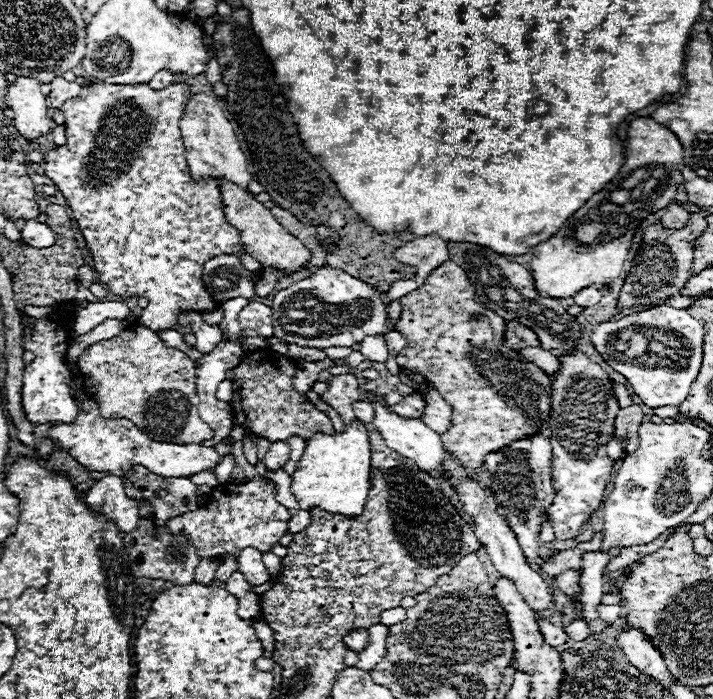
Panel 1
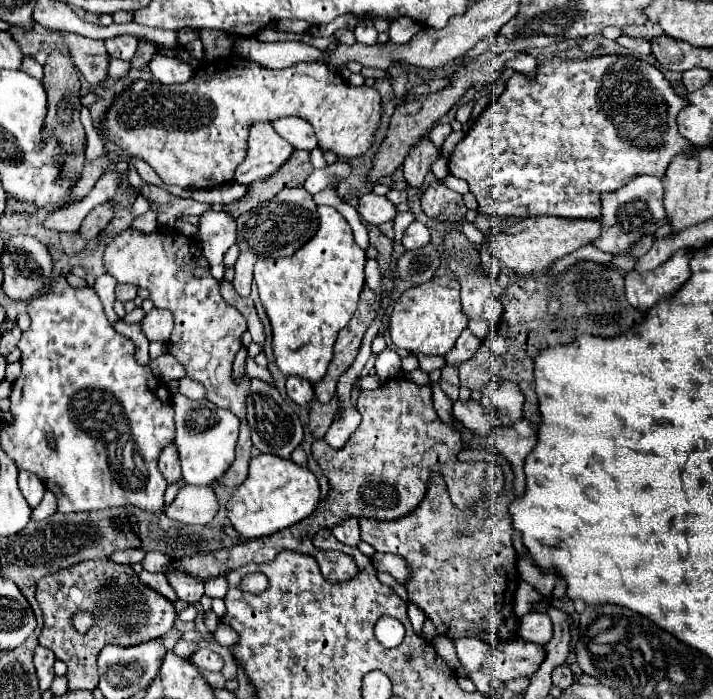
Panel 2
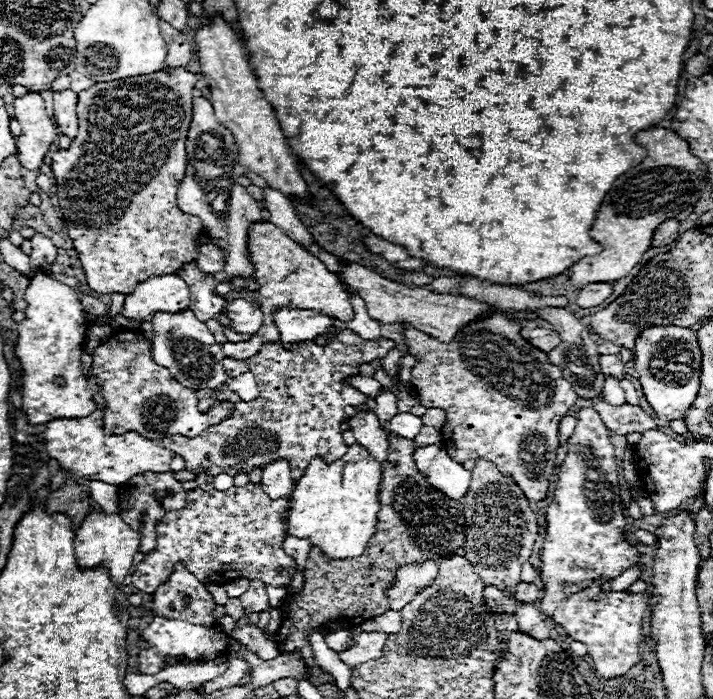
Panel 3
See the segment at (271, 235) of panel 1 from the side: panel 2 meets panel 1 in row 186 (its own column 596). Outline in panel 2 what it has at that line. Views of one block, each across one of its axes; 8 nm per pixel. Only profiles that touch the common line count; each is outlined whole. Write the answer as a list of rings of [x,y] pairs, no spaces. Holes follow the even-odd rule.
[[[536,216],[536,218],[524,218],[514,226],[506,228],[502,234],[494,236],[492,250],[502,260],[502,264],[512,268],[516,274],[530,274],[550,266],[558,258],[586,244],[592,244],[598,236],[600,236],[598,220],[568,220],[556,216]]]

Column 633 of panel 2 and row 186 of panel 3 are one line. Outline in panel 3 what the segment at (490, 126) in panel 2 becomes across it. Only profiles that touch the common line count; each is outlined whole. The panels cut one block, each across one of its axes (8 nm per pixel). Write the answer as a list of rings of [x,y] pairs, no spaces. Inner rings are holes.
[[[174,68],[174,70],[160,70],[152,76],[134,76],[130,80],[112,80],[112,82],[96,82],[92,88],[78,94],[78,134],[70,142],[68,150],[56,150],[50,156],[50,168],[56,178],[58,188],[58,202],[64,216],[64,226],[68,230],[68,236],[74,242],[74,250],[78,252],[78,258],[82,262],[88,286],[100,294],[128,294],[136,288],[136,284],[152,278],[152,276],[166,276],[166,274],[178,274],[178,270],[184,264],[196,262],[200,256],[200,236],[204,234],[204,224],[200,218],[184,214],[176,206],[176,192],[178,186],[186,174],[186,134],[192,122],[192,98],[194,98],[194,86],[196,86],[196,74],[188,72],[186,68]]]

